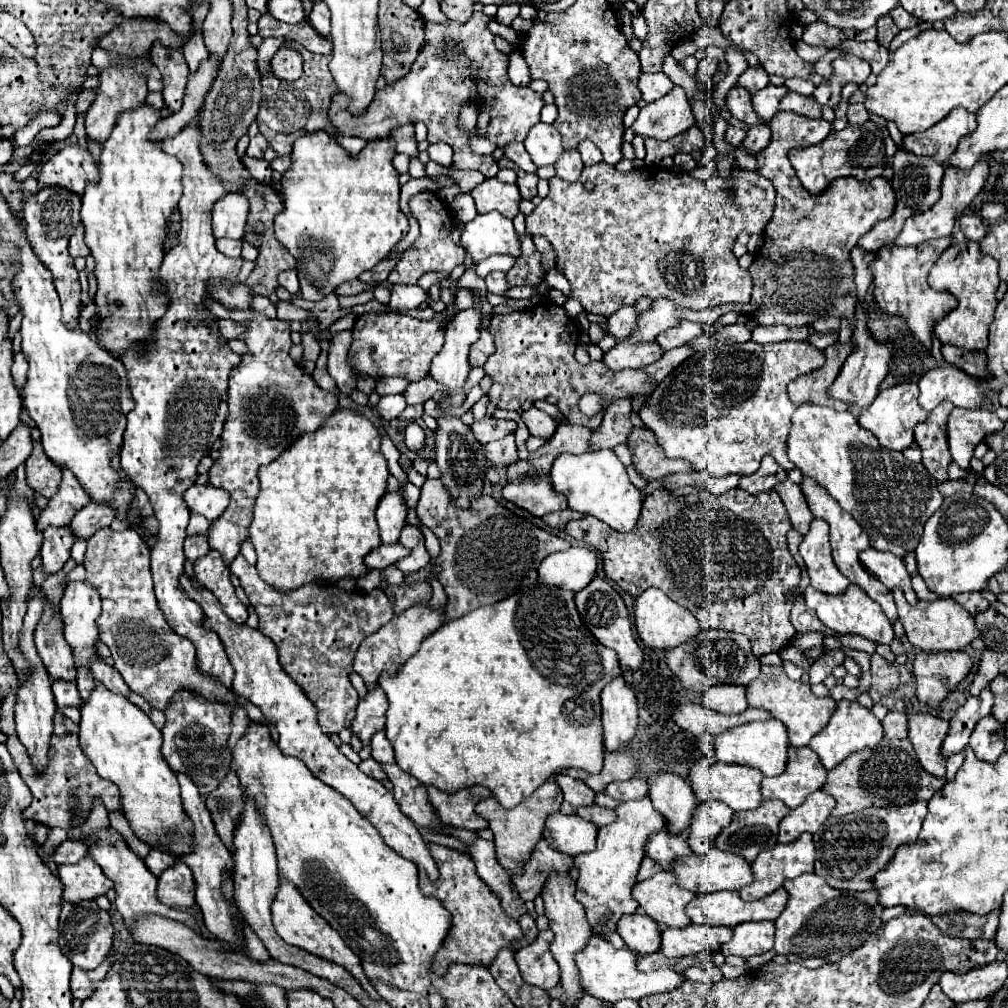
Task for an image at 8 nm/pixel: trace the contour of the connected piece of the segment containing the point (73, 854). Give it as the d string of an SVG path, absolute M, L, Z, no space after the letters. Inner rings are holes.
M65 839L65 841L55 849L53 861L55 861L57 865L61 865L61 863L77 863L81 857L87 855L87 851L89 851L89 843Z

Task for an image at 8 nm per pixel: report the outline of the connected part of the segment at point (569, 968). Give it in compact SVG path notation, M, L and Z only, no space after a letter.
M553 873L553 877L547 881L541 893L545 899L545 915L549 917L549 929L555 933L555 939L551 943L551 953L557 965L561 967L561 987L565 991L565 1003L569 1007L575 1007L579 1003L579 997L583 995L583 987L579 983L579 969L575 965L575 953L585 949L585 943L593 935L593 929L585 917L585 909L579 901L575 901L573 893L575 893L575 885L571 883L569 873L559 873L559 875Z

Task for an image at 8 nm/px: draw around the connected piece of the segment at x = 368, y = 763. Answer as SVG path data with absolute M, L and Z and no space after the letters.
M373 757L363 759L363 761L359 763L359 769L361 769L365 775L369 775L369 777L373 777L373 779L377 779L377 781L385 779L385 773L381 773L381 767L379 767L379 763L377 763Z

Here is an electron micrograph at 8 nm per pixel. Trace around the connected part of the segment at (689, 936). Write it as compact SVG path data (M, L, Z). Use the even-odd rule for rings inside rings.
M689 925L683 929L667 927L663 931L661 951L665 957L681 957L701 951L719 951L723 943L733 937L731 927L709 927L709 925Z

